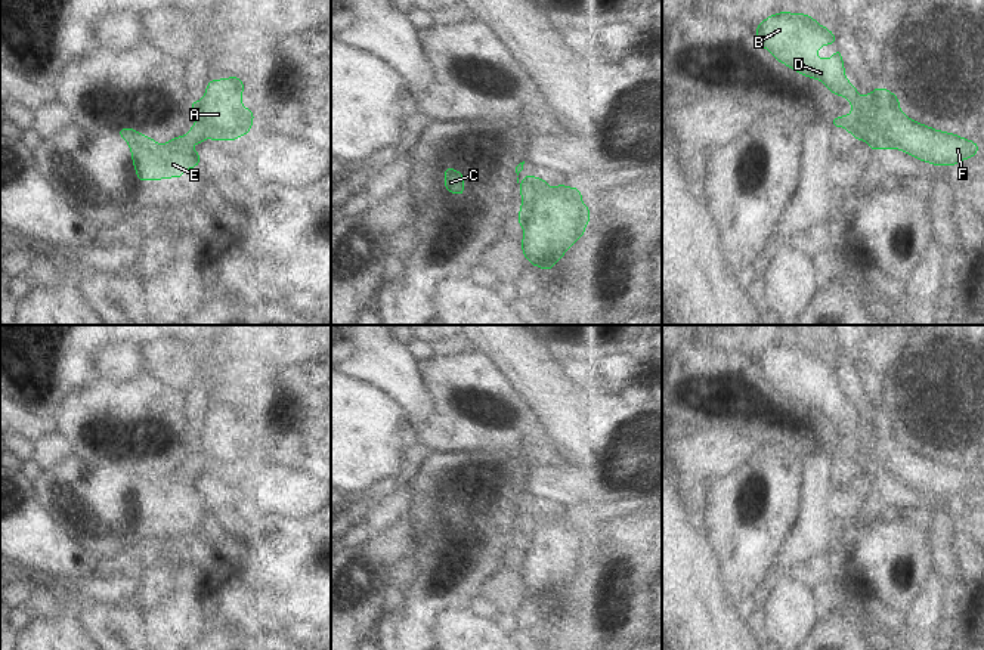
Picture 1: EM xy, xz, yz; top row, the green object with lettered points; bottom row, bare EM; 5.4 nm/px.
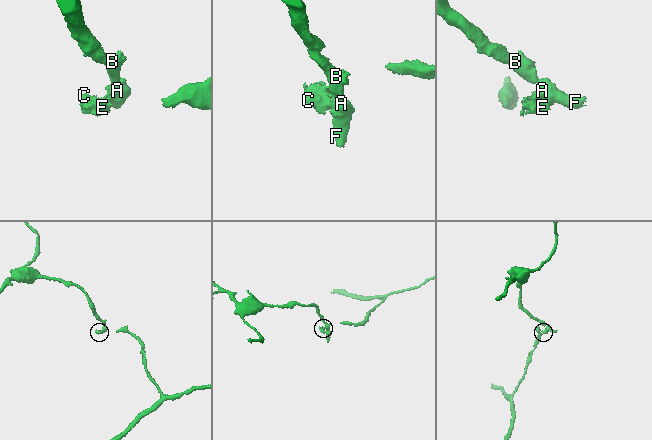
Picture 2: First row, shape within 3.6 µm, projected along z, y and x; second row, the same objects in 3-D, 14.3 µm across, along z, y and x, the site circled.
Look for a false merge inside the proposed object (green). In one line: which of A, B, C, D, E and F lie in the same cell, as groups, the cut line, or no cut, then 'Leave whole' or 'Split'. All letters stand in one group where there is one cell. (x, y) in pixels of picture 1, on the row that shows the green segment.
Groups: A B D F / C E. Split along yz (851, 114), (853, 124), (863, 138). Split

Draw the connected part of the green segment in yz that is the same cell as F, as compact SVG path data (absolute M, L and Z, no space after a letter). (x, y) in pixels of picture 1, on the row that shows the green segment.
M783 10L761 22L756 35L777 61L821 80L830 92L847 96L854 109L854 129L861 131L872 151L898 148L935 165L956 165L980 149L972 140L932 130L904 117L897 96L884 87L861 99L844 75L841 49L833 50L833 59L813 56L821 44L836 43L836 37L811 16Z

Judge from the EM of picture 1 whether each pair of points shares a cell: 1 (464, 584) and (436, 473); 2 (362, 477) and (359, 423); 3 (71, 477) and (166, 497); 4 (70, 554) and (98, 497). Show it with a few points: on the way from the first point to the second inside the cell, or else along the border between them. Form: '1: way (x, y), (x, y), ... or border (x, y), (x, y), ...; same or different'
1: way (445, 566), (433, 538), (433, 504); same
2: way (359, 464), (359, 436); same
3: way (95, 482), (142, 482); same
4: border (71, 535), (101, 560); different

